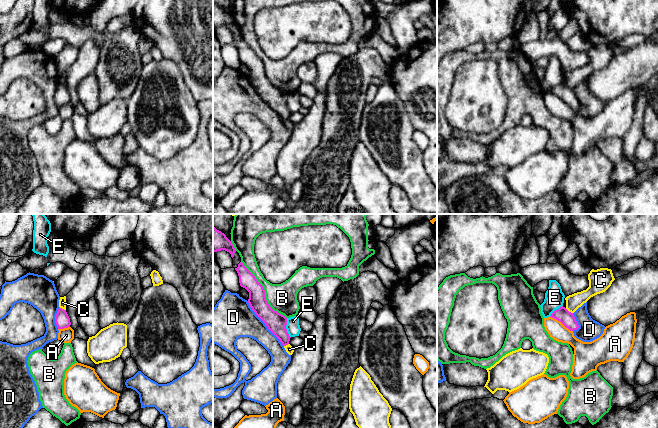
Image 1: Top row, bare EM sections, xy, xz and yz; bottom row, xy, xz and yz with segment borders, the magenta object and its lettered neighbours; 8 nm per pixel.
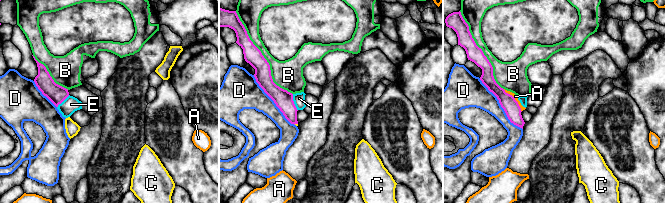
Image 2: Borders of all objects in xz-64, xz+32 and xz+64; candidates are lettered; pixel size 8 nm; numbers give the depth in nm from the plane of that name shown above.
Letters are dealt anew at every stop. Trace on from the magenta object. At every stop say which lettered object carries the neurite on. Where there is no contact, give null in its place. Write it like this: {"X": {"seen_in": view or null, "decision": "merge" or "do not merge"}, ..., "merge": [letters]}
{"A": {"seen_in": "yz", "decision": "do not merge"}, "B": {"seen_in": "xz", "decision": "do not merge"}, "C": {"seen_in": "yz", "decision": "do not merge"}, "D": {"seen_in": "xz", "decision": "do not merge"}, "E": {"seen_in": "xz", "decision": "do not merge"}, "merge": []}

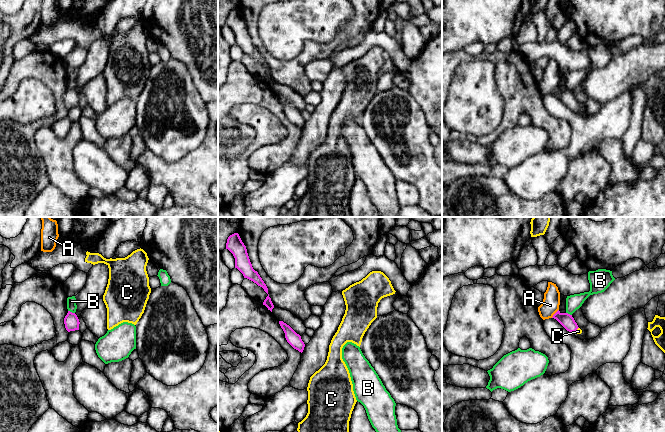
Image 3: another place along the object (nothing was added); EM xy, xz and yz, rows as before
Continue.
{"A": {"seen_in": "yz", "decision": "do not merge"}, "B": {"seen_in": "xy", "decision": "do not merge"}, "C": {"seen_in": "yz", "decision": "merge"}, "merge": ["C"]}

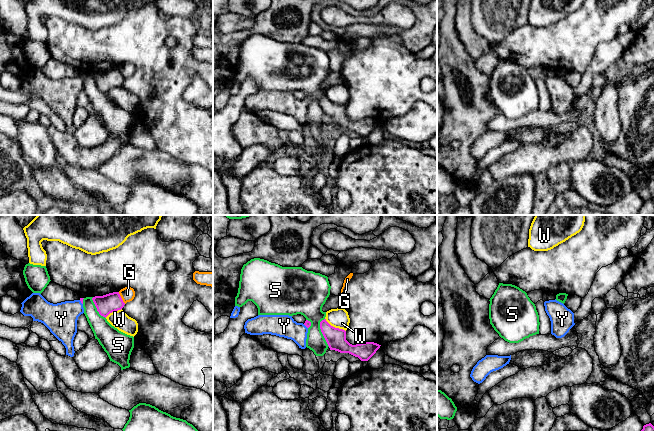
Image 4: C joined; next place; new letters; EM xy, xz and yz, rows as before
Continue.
{"G": {"seen_in": "xy", "decision": "do not merge"}, "S": {"seen_in": "xz", "decision": "do not merge"}, "W": {"seen_in": "xz", "decision": "do not merge"}, "Y": {"seen_in": "xy", "decision": "merge"}, "merge": ["Y"]}

